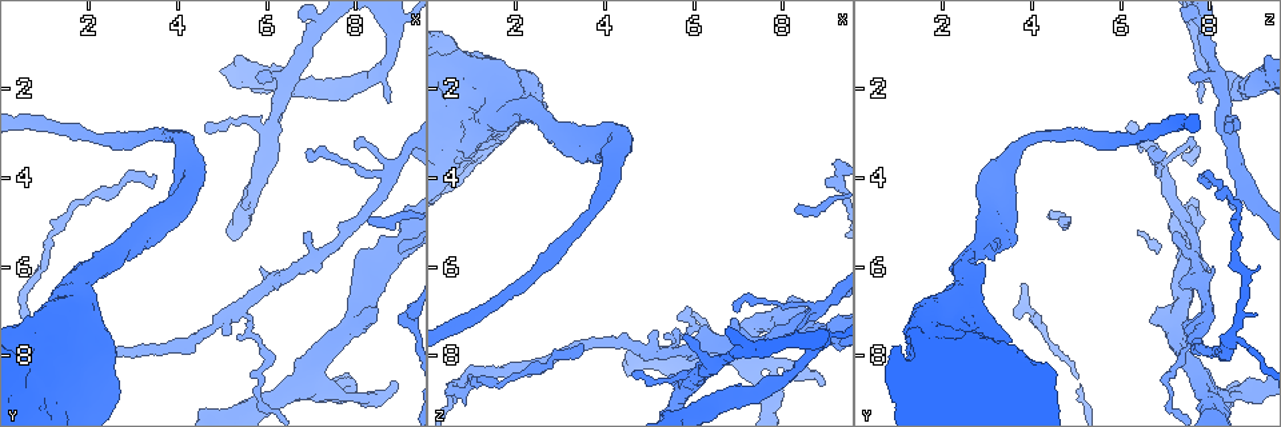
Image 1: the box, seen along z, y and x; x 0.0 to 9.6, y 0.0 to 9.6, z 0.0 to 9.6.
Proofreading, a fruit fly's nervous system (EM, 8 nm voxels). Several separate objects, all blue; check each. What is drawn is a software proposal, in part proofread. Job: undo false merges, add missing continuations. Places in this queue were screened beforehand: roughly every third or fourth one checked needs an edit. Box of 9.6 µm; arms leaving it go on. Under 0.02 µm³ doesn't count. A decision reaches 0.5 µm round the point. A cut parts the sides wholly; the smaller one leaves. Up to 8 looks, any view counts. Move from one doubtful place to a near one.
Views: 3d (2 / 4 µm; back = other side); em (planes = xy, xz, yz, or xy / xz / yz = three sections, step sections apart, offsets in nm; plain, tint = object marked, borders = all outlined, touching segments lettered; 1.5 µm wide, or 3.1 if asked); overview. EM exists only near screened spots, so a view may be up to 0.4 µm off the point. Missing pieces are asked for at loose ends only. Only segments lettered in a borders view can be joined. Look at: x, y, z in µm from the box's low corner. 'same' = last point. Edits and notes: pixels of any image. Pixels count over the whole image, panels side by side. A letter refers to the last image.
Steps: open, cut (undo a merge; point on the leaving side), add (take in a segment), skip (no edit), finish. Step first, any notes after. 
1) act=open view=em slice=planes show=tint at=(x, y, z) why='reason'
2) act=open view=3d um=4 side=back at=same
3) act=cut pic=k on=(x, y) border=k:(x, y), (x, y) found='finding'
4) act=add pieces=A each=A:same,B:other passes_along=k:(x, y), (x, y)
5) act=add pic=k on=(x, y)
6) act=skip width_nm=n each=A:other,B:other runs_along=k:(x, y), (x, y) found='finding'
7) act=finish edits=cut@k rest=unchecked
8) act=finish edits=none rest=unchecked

act=open view=em slice=planes show=plain at=(8.75, 2.30, 7.85) why='tapers out'

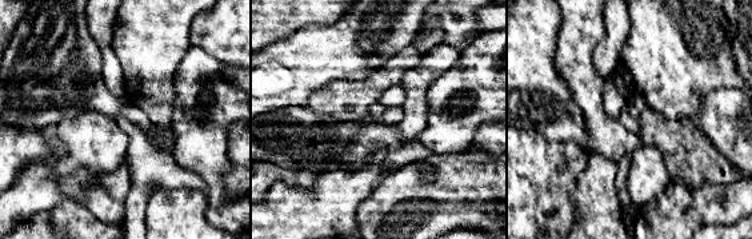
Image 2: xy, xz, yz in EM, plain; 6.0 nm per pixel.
act=open view=em slice=planes show=borders at=same why='see the neighbours'

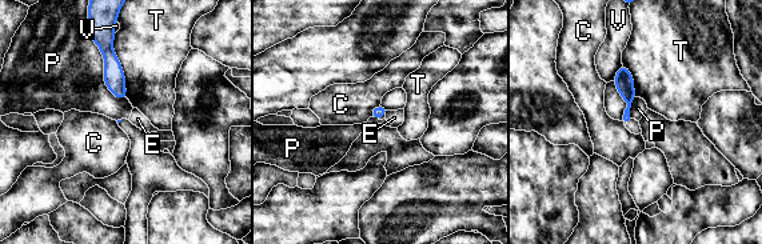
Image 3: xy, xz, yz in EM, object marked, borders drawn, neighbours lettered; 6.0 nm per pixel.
act=skip longest_contact=P:440nm each=C:other,E:other,P:other,T:other,V:other found='no lettered segment goes on from it'

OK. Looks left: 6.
act=open view=em slice=planes show=borders at=(5.80, 1.80, 7.55) why='an open end'

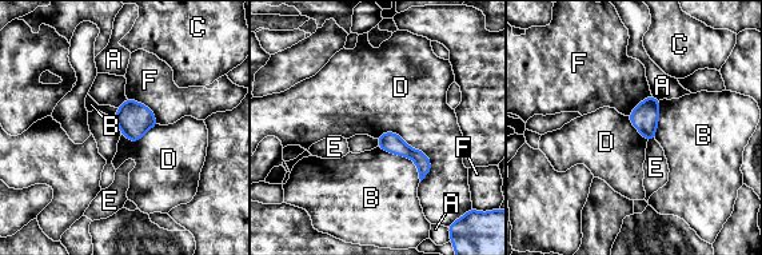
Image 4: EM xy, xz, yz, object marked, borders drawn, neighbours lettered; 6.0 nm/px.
act=skip width_nm=120 each=A:other,B:other,C:other,D:other,E:other,F:other border=4:(378, 138), (395, 132), (430, 172) found='no lettered segment goes on from it'

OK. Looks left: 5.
act=open view=em slice=planes show=borders at=(6.90, 5.25, 7.25) why='an open end'

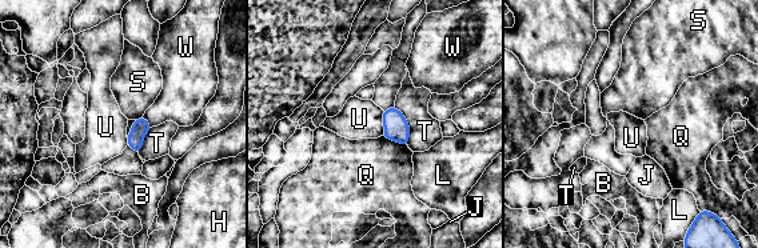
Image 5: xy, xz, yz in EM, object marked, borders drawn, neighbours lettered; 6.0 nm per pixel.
act=skip each=B:other,H:other,J:other,L:other,Q:other,S:other,T:other,U:other,W:other border=5:(142, 116), (134, 119) found='none of them fits'

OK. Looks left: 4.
act=finish edits=none rest=unchecked

